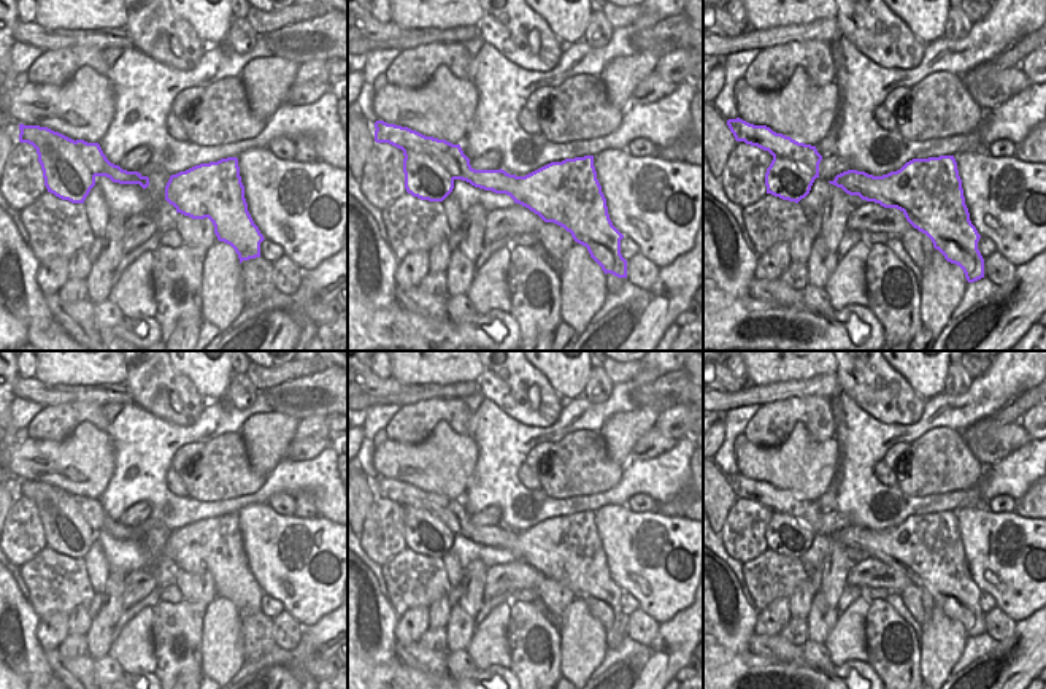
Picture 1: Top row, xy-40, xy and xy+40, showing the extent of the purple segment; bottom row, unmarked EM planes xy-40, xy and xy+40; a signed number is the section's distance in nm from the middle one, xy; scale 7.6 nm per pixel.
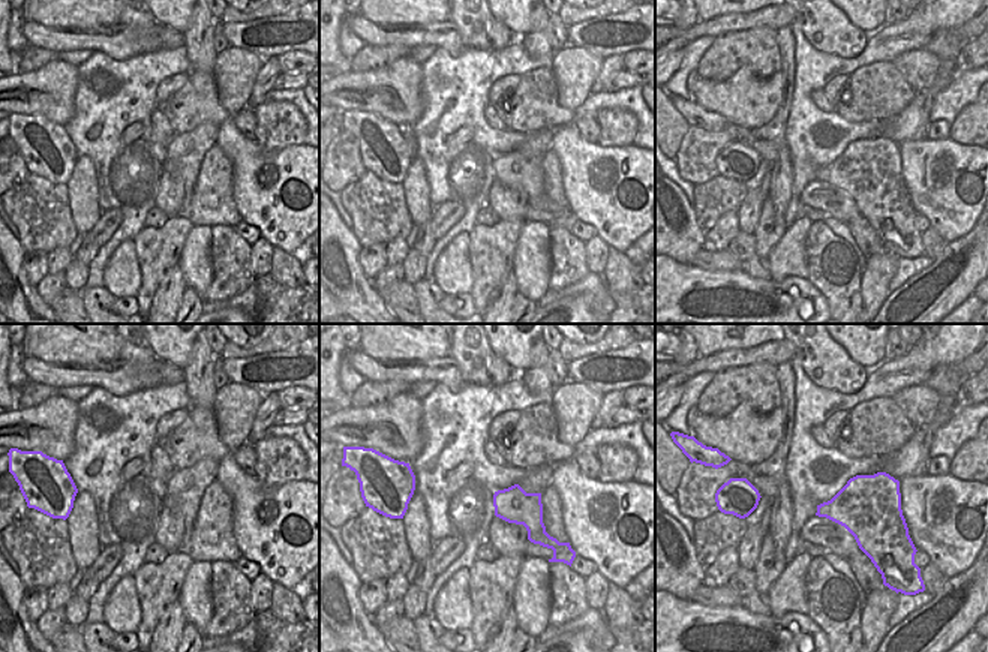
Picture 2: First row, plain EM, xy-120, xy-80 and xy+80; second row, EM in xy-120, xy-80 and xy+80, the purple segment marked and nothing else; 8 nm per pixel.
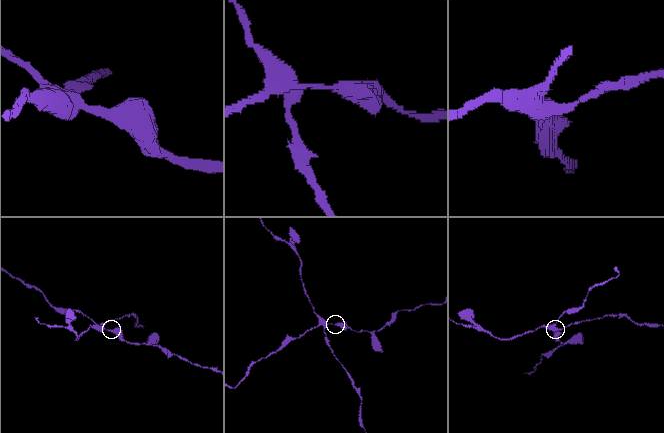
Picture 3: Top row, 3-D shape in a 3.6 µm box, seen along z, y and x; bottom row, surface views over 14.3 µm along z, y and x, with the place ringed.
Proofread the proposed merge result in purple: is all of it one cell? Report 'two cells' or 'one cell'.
two cells

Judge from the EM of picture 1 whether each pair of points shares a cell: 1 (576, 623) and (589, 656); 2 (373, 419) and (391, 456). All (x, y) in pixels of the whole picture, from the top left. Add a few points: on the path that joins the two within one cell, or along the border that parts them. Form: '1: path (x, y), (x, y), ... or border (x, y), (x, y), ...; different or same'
1: path (580, 631), (583, 648); same
2: border (376, 446), (373, 453), (375, 475); different

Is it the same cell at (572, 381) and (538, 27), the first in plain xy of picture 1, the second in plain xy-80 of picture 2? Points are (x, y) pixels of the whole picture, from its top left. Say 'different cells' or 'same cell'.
different cells

